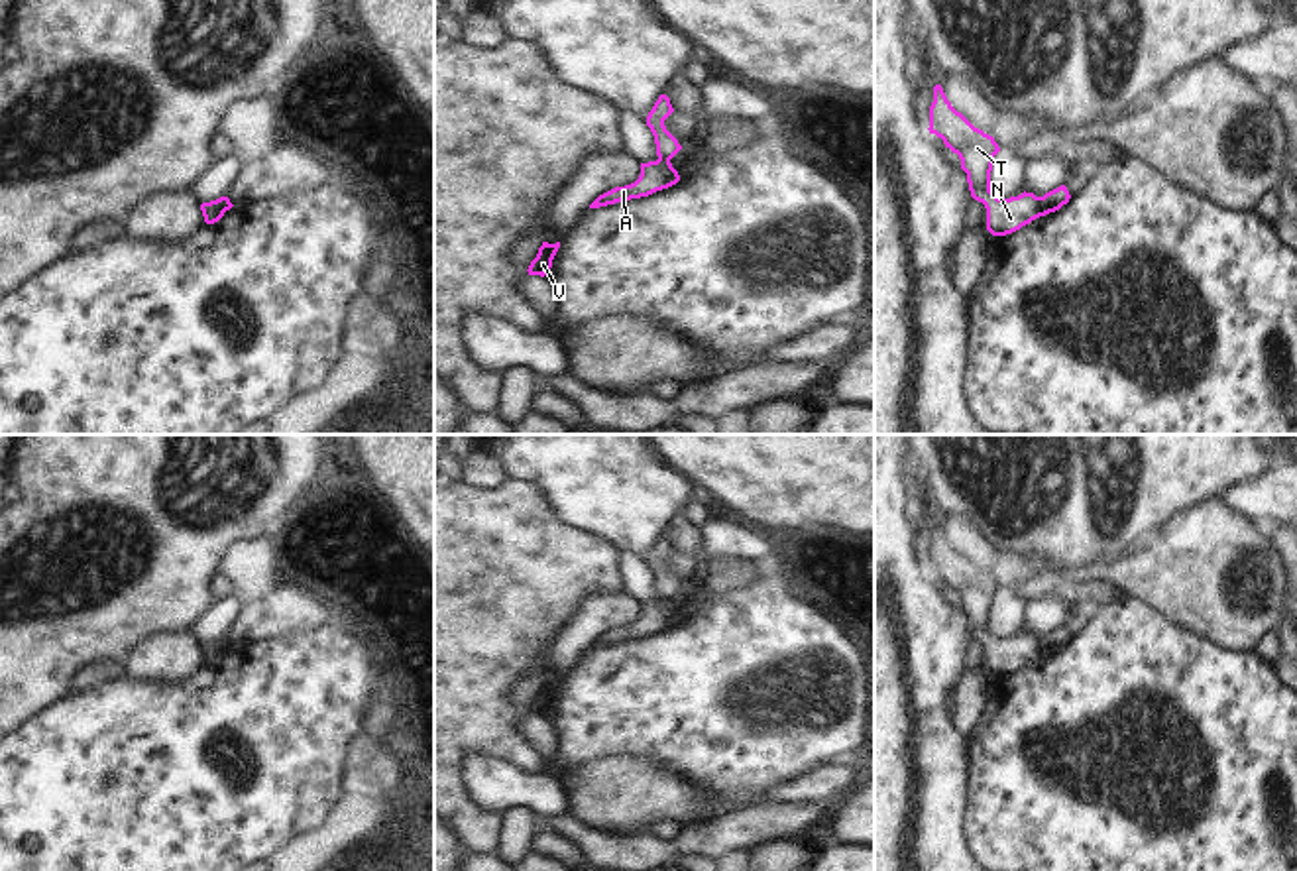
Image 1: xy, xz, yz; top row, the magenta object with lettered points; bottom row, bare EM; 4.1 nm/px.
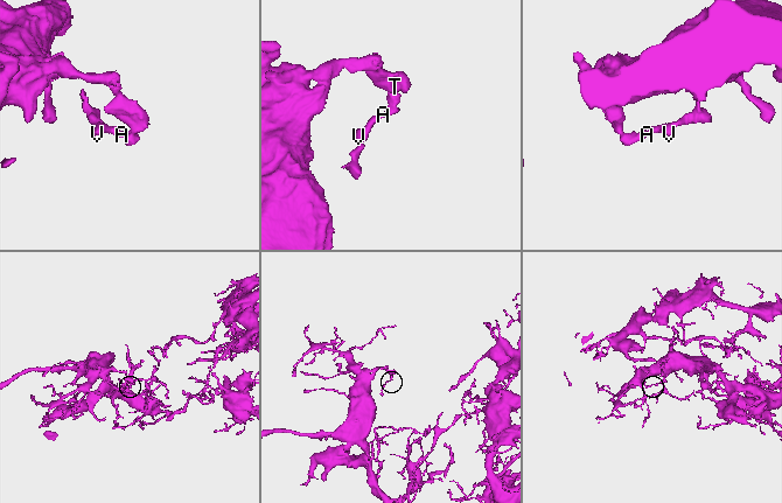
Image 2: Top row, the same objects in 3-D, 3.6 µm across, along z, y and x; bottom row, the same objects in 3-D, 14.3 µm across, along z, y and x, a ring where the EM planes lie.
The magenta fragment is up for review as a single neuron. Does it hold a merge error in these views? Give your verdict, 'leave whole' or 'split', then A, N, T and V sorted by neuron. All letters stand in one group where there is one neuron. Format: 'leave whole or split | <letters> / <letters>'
split | A V / N T

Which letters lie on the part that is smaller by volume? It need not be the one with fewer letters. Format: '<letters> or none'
A, V

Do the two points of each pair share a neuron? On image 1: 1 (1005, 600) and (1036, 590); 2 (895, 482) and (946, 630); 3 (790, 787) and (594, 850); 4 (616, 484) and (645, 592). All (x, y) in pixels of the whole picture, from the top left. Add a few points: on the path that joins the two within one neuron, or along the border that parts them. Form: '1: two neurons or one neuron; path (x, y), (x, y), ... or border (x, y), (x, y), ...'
1: two neurons; border (1015, 588), (1026, 602)
2: one neuron; path (895, 520), (895, 553), (906, 573), (910, 592)
3: two neurons; border (783, 801), (741, 807), (737, 811)
4: two neurons; border (620, 551), (629, 551), (645, 563)

